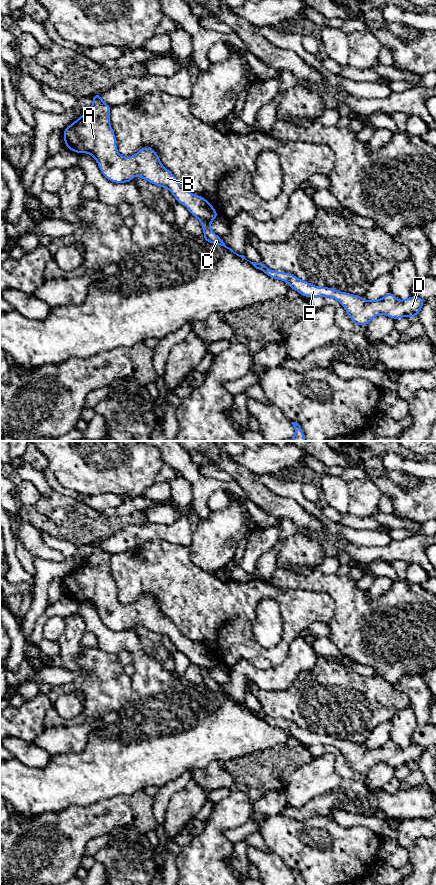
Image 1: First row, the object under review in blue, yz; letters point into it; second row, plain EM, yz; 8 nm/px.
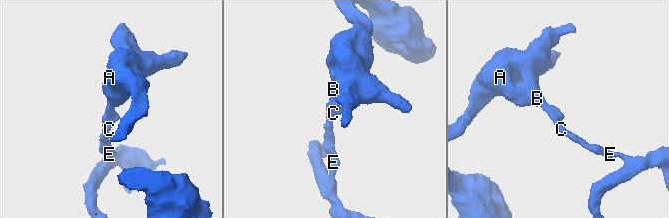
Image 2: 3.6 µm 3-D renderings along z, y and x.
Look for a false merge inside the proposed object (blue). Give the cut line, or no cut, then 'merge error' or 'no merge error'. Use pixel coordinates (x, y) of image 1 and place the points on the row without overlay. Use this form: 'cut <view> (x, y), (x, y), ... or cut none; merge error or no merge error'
cut yz (198, 665), (209, 671); merge error

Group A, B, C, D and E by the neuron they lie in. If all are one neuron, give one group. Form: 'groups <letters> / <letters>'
groups A B / C D E

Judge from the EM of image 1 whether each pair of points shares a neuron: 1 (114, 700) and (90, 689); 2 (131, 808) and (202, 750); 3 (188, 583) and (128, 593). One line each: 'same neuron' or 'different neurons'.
1: same neuron
2: different neurons
3: same neuron

